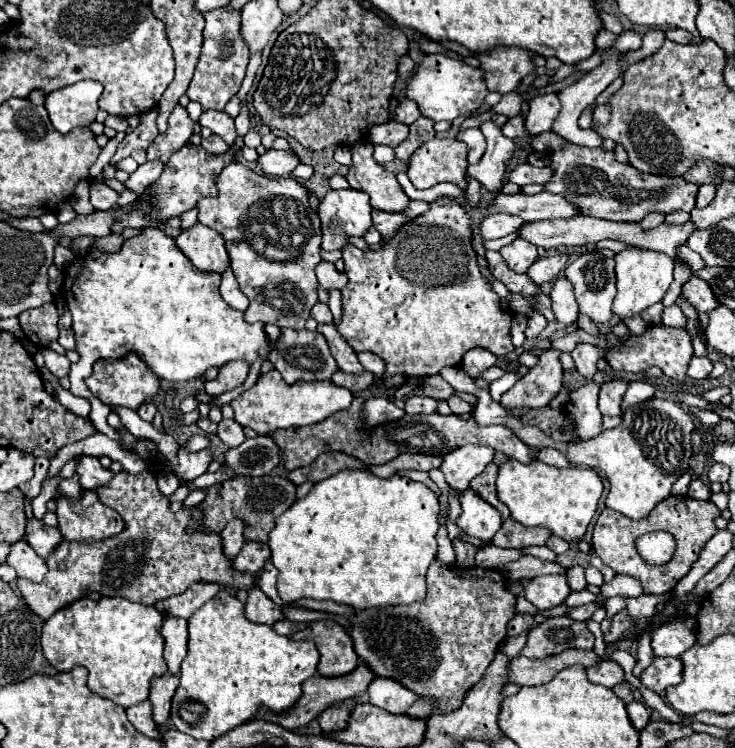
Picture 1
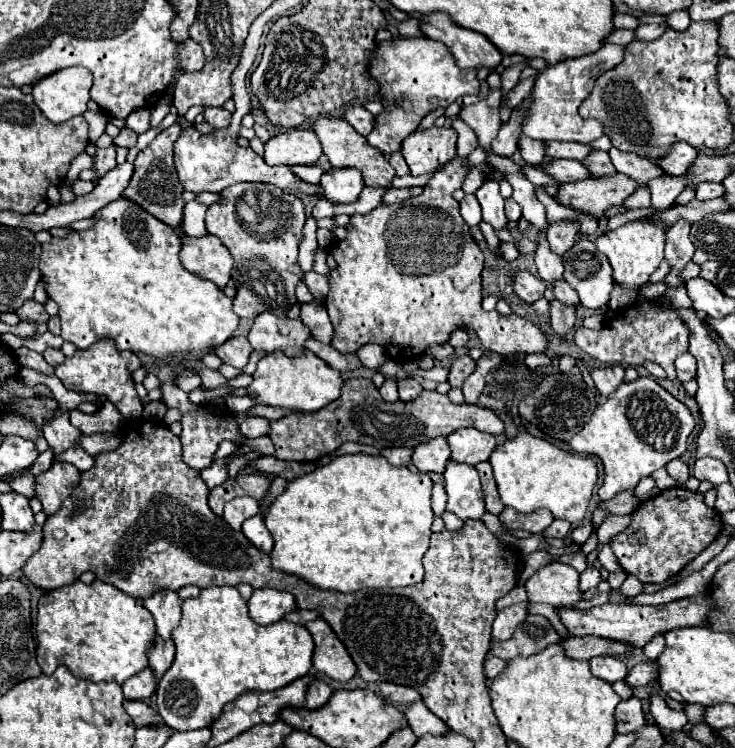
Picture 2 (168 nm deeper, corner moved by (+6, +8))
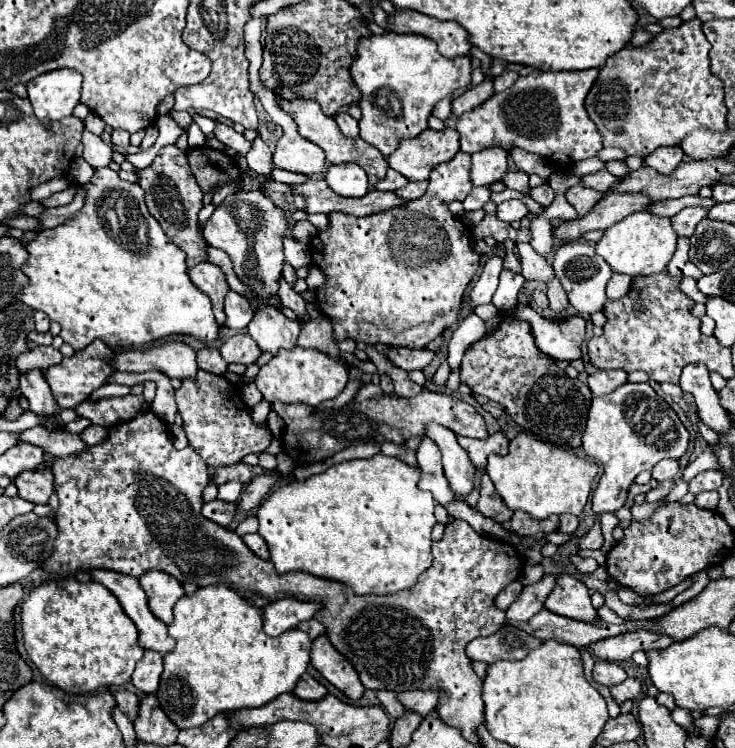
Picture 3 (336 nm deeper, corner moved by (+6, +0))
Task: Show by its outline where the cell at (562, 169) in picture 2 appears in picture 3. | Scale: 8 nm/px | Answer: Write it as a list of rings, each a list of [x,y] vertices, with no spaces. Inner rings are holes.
[[[607,170],[581,176],[581,184],[583,184],[583,186],[593,188],[593,190],[599,190],[599,192],[605,192],[605,188],[611,188],[613,184],[617,184],[617,180],[619,180],[619,178],[611,176]]]

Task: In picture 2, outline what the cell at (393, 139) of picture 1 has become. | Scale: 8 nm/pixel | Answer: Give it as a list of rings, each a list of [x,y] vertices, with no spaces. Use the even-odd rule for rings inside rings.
[[[349,106],[343,114],[343,118],[361,134],[361,136],[367,136],[371,130],[373,130],[373,114],[369,114],[363,106]]]

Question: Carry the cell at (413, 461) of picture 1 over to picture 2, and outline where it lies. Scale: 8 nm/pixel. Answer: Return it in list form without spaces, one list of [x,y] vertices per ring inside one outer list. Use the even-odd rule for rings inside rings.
[[[437,436],[435,440],[427,440],[427,442],[419,444],[415,448],[415,454],[413,454],[411,460],[419,468],[419,472],[443,474],[449,456],[451,456],[451,452],[449,452],[449,446],[447,446],[447,438]]]

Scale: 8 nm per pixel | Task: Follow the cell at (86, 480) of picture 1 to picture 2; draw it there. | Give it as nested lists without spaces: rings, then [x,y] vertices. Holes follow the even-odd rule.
[[[57,412],[57,416],[53,416],[53,420],[47,420],[41,430],[55,454],[79,444],[81,432],[69,422],[69,412]]]

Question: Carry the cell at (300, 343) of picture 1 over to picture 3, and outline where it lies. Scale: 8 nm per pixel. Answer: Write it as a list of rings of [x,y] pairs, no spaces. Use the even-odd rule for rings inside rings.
[[[265,306],[249,322],[247,334],[257,342],[261,352],[277,354],[281,348],[291,350],[297,346],[301,324],[297,320],[285,318],[279,308]]]

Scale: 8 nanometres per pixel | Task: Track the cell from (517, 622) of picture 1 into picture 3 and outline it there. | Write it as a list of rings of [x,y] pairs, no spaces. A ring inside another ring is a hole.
[[[513,582],[513,584],[505,586],[505,588],[503,588],[503,592],[497,596],[495,606],[497,606],[497,608],[501,608],[501,610],[507,610],[507,608],[517,600],[517,596],[521,594],[521,590],[523,590],[521,582]]]

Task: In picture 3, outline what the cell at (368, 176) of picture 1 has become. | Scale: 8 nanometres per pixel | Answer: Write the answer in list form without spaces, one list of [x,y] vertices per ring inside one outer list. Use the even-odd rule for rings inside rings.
[[[277,98],[277,104],[279,104],[285,112],[289,112],[289,114],[293,116],[293,120],[295,120],[297,126],[299,126],[299,134],[301,134],[303,138],[307,138],[307,140],[311,140],[313,144],[317,144],[319,148],[323,148],[329,164],[343,164],[343,162],[361,164],[361,168],[363,168],[363,170],[367,172],[367,176],[369,176],[369,184],[371,184],[371,186],[375,186],[379,180],[385,178],[387,162],[385,162],[385,158],[381,156],[381,152],[379,152],[377,148],[373,148],[371,144],[365,144],[361,138],[349,140],[347,136],[343,136],[341,130],[339,130],[339,126],[337,126],[337,122],[335,122],[333,118],[325,116],[325,114],[321,112],[321,108],[319,108],[317,102],[313,102],[313,100],[291,100],[291,102],[285,102],[285,100]]]

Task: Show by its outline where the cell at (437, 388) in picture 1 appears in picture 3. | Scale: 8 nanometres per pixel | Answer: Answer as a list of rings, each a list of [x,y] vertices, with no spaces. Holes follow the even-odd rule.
[[[505,320],[497,332],[483,336],[479,342],[469,346],[459,368],[459,376],[473,394],[483,394],[505,406],[507,414],[535,438],[563,448],[581,446],[581,436],[591,408],[591,390],[581,380],[571,380],[553,360],[549,360],[549,356],[537,350],[529,324]]]

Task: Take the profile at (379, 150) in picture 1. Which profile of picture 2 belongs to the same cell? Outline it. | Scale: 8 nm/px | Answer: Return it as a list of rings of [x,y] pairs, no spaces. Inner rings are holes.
[[[399,36],[379,42],[369,60],[369,74],[379,84],[379,96],[385,110],[375,116],[373,132],[367,136],[367,142],[379,148],[383,154],[393,154],[399,150],[403,138],[413,134],[413,130],[417,130],[419,122],[429,112],[445,108],[459,96],[479,92],[479,80],[475,72],[461,72],[445,44],[425,36]]]

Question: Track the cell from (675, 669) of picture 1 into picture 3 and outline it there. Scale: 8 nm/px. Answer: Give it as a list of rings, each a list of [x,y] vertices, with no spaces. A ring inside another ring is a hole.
[[[627,678],[621,684],[615,684],[611,688],[611,694],[613,694],[615,702],[621,704],[625,700],[635,700],[641,694],[641,686],[643,686],[643,682],[639,678]]]

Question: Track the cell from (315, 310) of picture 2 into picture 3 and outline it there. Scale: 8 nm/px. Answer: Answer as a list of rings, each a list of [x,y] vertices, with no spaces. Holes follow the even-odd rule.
[[[281,280],[281,292],[279,292],[279,296],[281,296],[281,304],[285,308],[291,308],[299,318],[303,318],[303,322],[309,322],[311,320],[309,314],[307,314],[305,300],[285,280]]]

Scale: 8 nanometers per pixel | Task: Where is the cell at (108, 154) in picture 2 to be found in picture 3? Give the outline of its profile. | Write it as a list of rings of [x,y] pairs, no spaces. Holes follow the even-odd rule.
[[[81,184],[81,192],[77,192],[75,200],[71,204],[67,204],[67,206],[61,206],[61,208],[49,208],[45,214],[39,216],[41,224],[45,228],[57,228],[57,226],[69,222],[83,208],[85,196],[87,196],[87,188],[85,188],[85,184]]]

